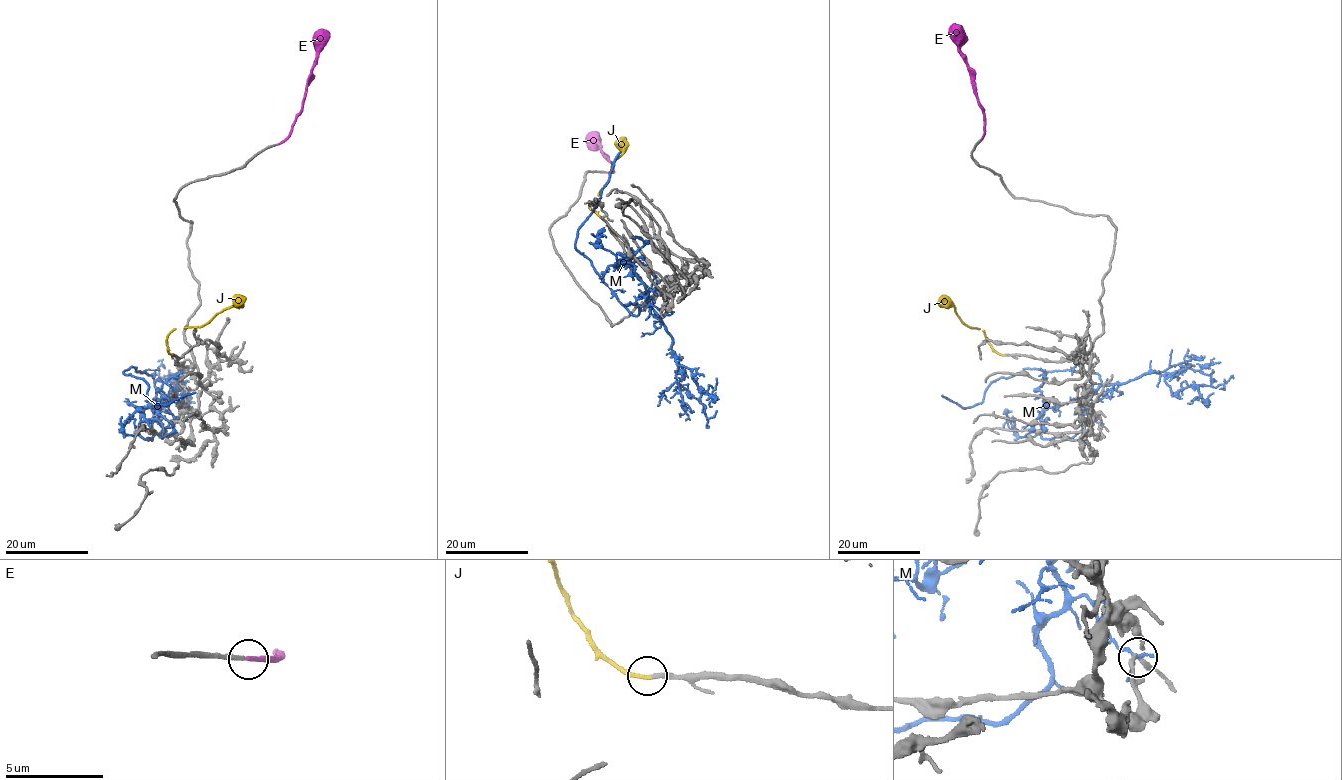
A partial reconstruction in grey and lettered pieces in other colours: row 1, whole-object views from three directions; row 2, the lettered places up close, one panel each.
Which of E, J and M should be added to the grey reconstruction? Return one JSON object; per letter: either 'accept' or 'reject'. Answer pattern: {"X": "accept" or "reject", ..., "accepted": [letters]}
{"E": "accept", "J": "reject", "M": "reject", "accepted": ["E"]}

